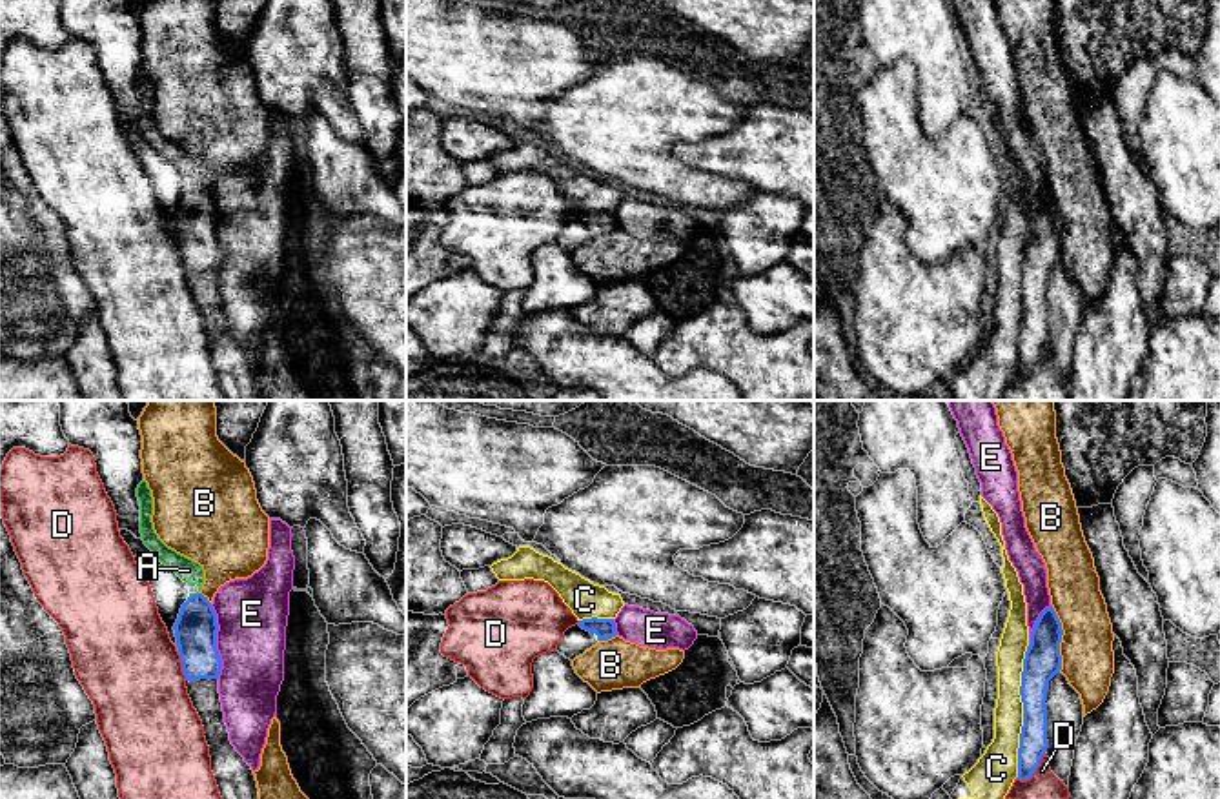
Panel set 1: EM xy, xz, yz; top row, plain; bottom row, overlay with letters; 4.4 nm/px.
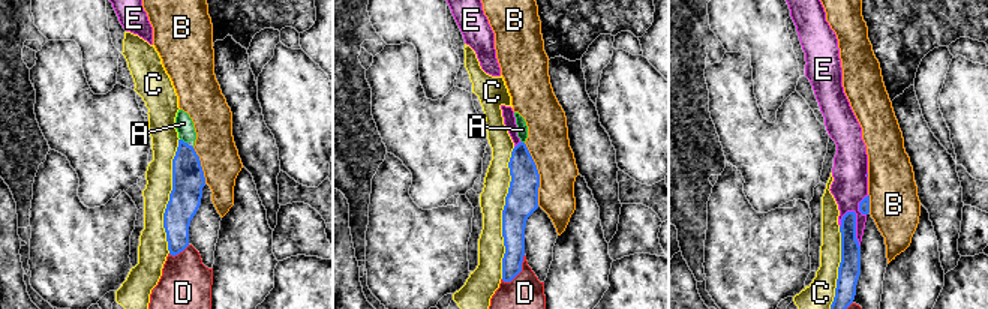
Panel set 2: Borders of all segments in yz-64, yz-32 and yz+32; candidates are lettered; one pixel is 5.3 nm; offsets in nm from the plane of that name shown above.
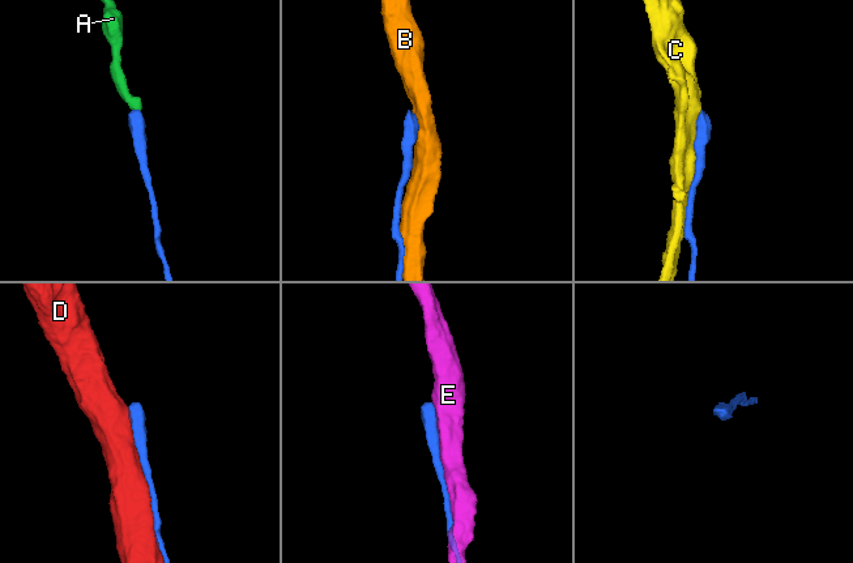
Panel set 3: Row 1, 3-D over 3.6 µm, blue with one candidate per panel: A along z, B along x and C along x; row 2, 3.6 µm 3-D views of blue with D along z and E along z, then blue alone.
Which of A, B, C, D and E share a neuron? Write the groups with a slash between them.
A / B / C / D / E

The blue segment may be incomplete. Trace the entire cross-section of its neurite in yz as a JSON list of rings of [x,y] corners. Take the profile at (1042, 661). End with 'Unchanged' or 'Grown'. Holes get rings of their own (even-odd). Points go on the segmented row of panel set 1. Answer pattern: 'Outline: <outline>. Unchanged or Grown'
Outline: [[[1052,606],[1045,608],[1032,632],[1025,652],[1020,695],[1023,703],[1023,726],[1018,748],[1018,777],[1027,781],[1034,775],[1047,741],[1047,690],[1049,681],[1062,670],[1062,622]]]. Unchanged

